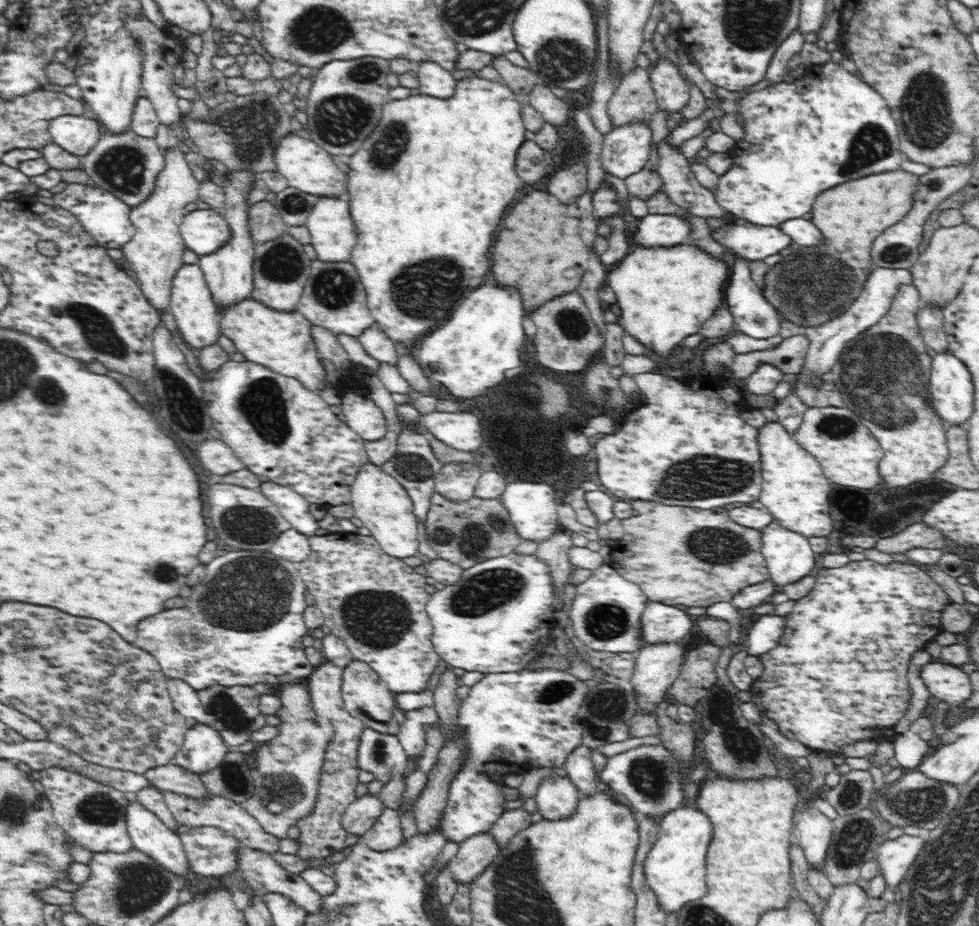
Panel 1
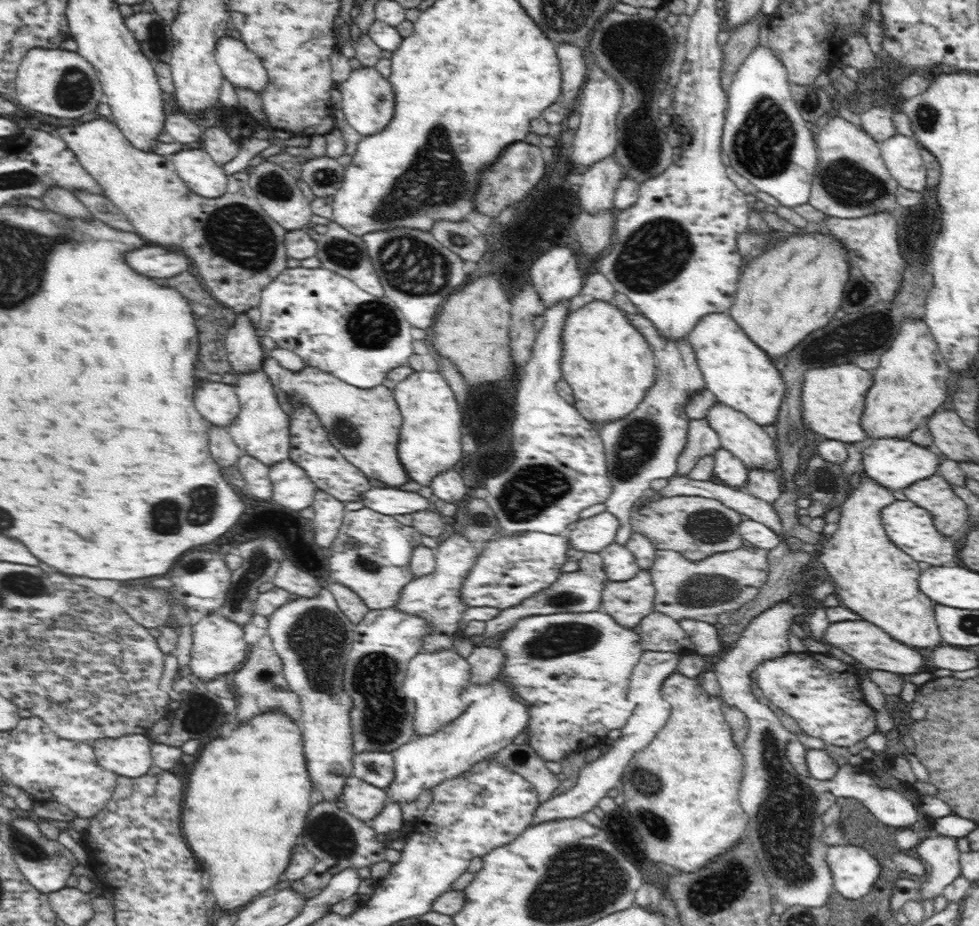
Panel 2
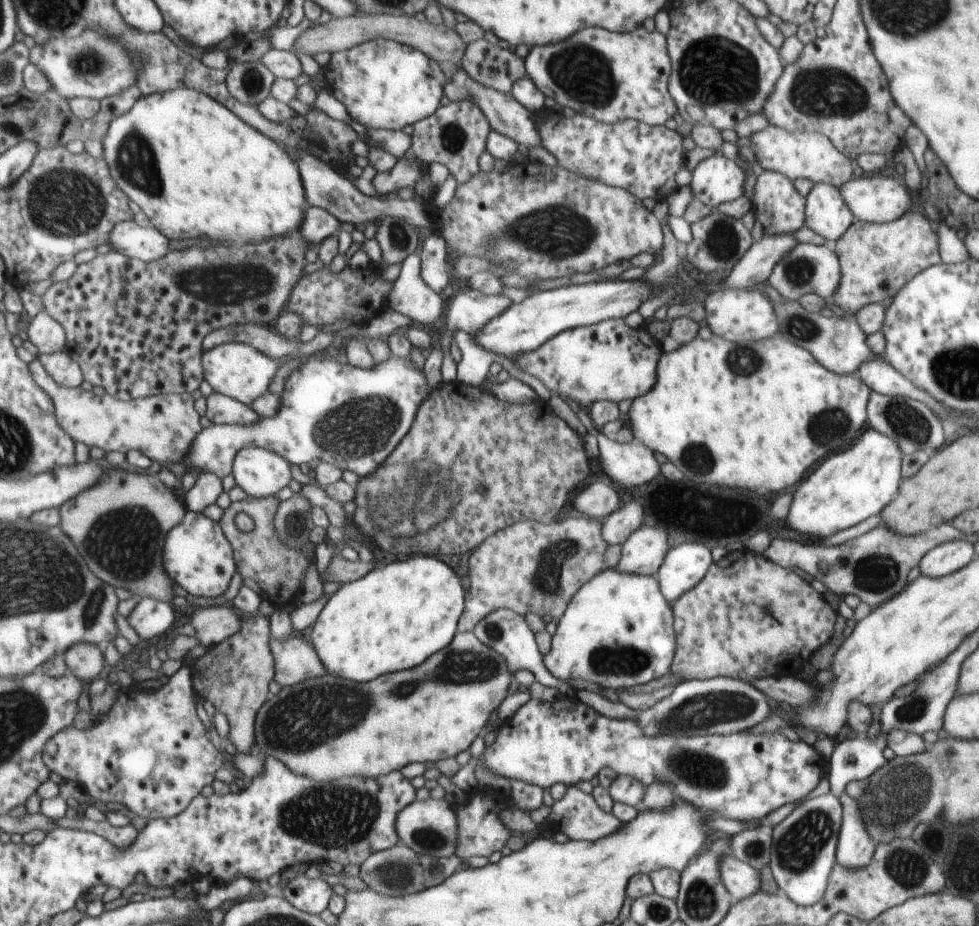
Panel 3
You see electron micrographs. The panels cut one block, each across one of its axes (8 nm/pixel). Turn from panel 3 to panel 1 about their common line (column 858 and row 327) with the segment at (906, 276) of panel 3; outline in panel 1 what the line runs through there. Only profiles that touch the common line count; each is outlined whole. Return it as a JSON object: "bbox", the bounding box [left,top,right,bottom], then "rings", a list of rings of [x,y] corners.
{"bbox":[219,296,326,392],"rings":[[[250,296],[222,309],[219,312],[219,326],[246,361],[257,362],[278,374],[296,378],[313,392],[326,387],[326,371],[311,337],[312,324],[300,311],[280,311]]]}

